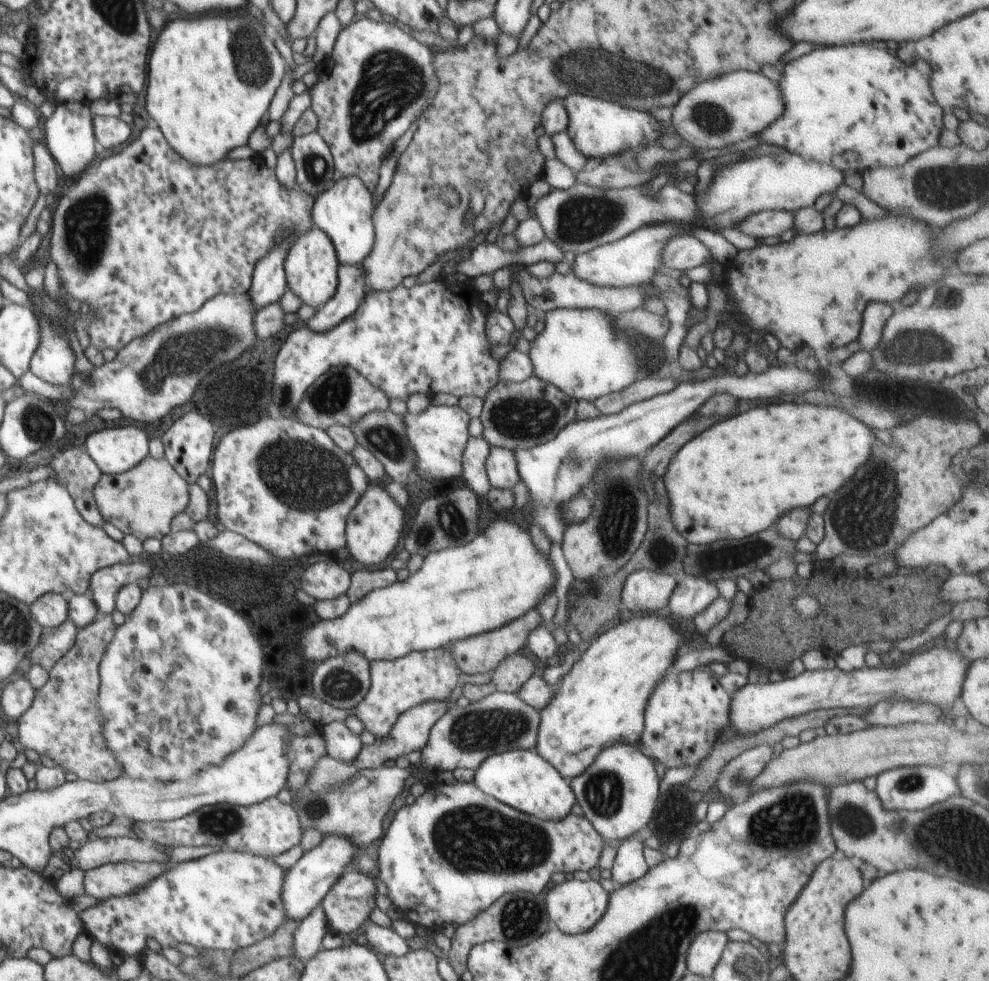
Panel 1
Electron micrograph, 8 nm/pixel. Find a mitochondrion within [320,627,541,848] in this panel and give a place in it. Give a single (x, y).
(482, 728)

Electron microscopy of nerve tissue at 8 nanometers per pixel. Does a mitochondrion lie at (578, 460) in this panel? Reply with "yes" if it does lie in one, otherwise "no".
yes

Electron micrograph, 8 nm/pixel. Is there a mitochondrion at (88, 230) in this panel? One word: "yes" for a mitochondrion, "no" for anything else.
yes

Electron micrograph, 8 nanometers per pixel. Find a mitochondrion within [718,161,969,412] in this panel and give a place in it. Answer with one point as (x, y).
(910, 351)

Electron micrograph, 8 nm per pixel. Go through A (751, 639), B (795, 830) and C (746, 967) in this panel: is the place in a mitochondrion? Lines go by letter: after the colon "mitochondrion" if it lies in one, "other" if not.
A: mitochondrion
B: mitochondrion
C: mitochondrion

